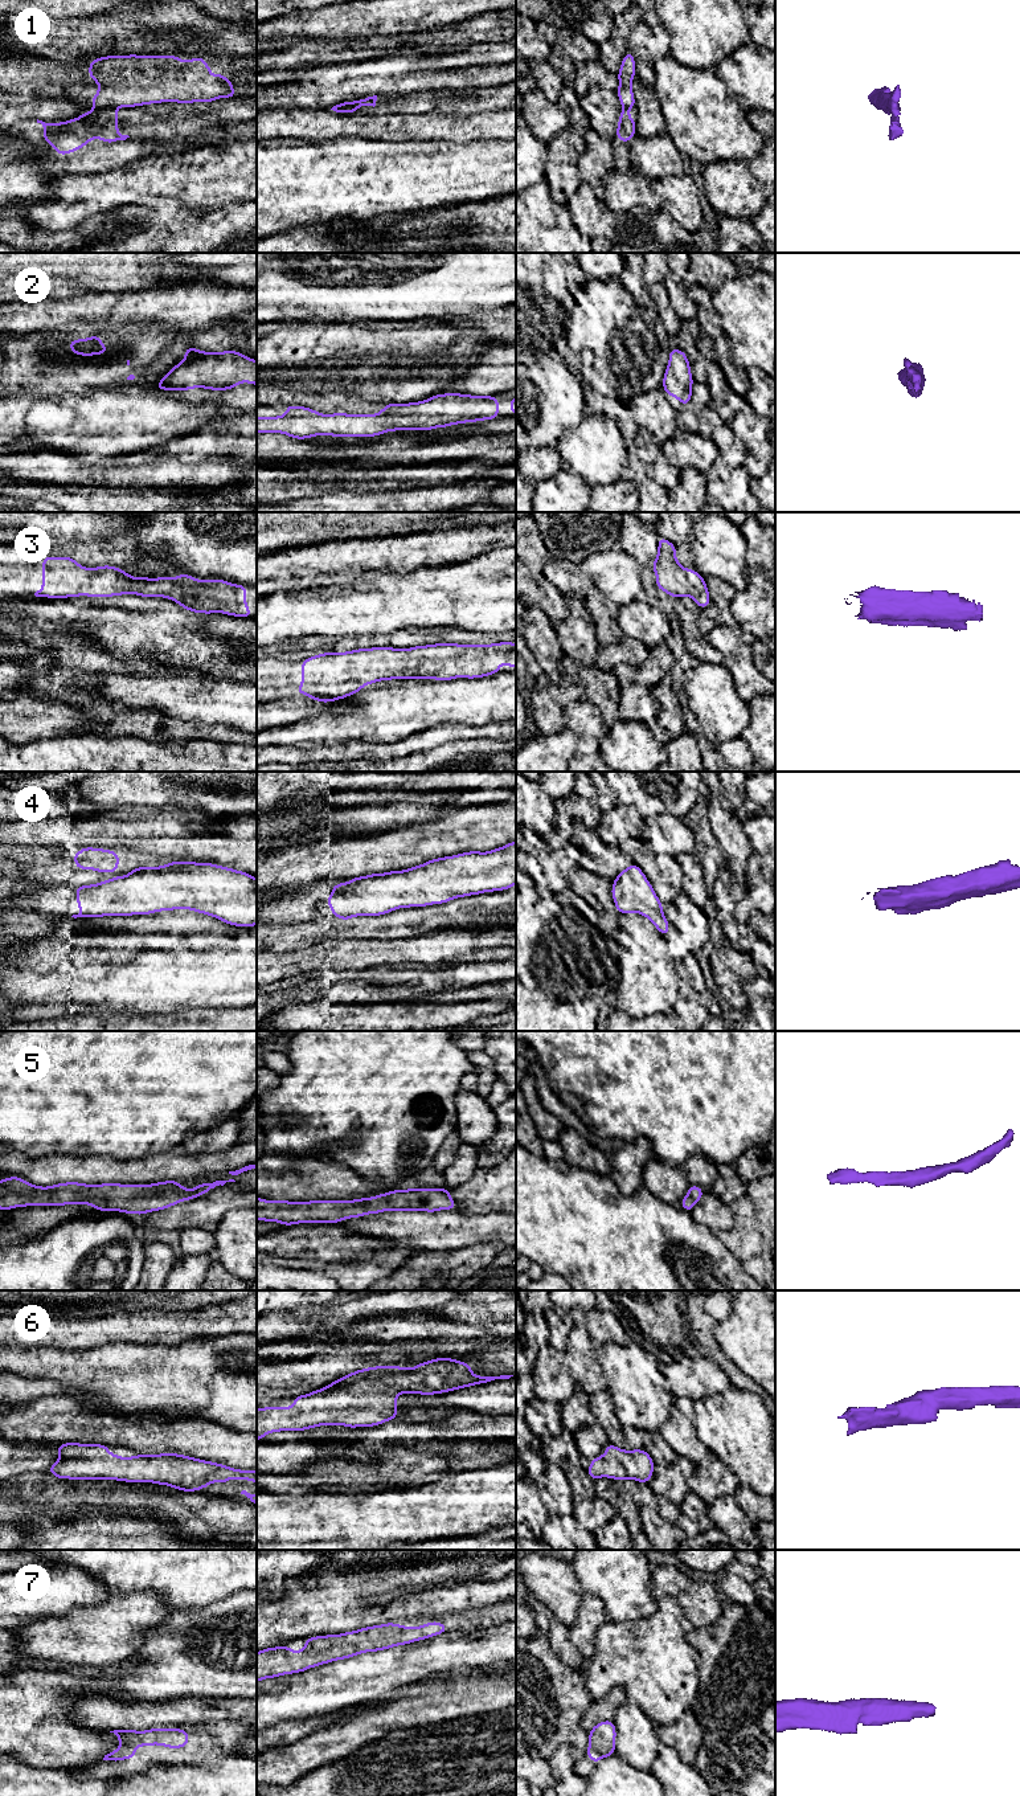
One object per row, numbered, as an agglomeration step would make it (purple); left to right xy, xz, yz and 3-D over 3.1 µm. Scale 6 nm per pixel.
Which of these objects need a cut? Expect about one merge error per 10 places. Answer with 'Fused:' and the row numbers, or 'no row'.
Fused: 1

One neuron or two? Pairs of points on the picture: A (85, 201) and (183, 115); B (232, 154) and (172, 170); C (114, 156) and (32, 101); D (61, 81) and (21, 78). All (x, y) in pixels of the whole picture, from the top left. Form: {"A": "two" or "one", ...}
{"A": "two", "B": "one", "C": "two", "D": "one"}

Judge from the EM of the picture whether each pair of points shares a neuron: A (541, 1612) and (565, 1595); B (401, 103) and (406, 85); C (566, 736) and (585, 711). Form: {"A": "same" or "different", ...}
{"A": "different", "B": "different", "C": "different"}

